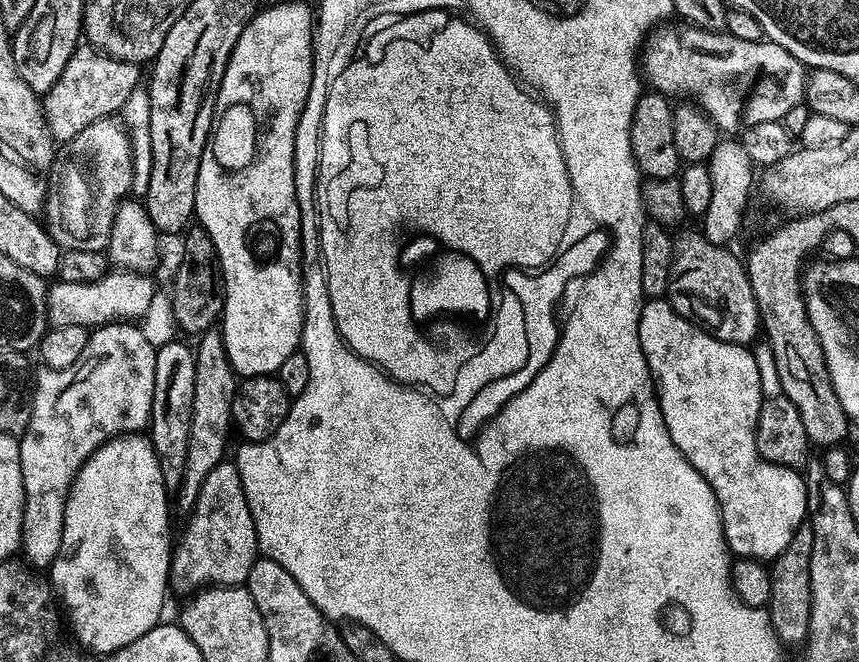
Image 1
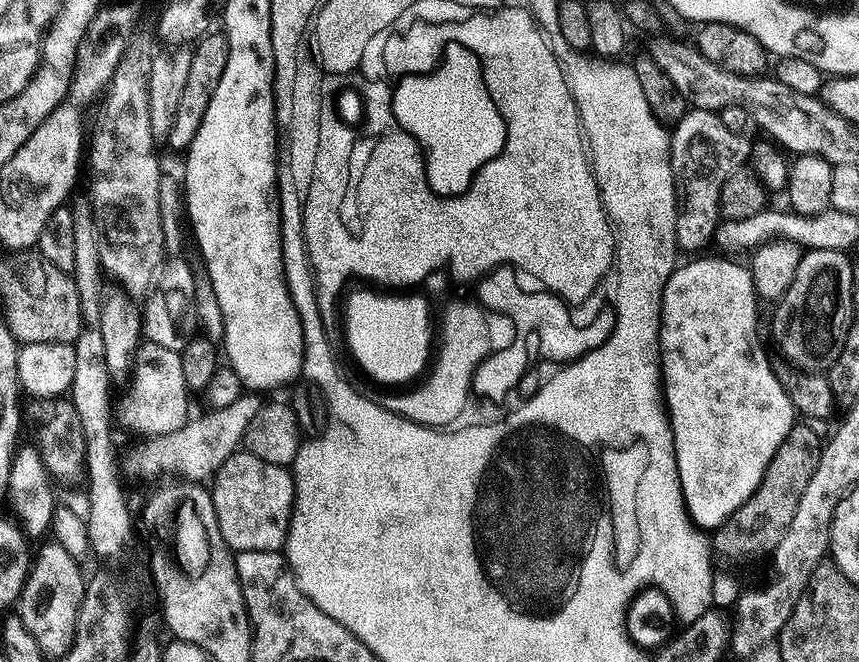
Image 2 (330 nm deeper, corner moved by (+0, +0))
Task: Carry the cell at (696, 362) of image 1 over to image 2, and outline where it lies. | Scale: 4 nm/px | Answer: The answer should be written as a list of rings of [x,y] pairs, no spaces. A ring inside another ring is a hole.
[[[719,255],[708,256],[705,260],[694,260],[698,258],[692,258],[689,264],[681,263],[670,274],[670,278],[666,282],[664,287],[664,293],[662,294],[662,302],[660,303],[660,371],[662,373],[662,400],[666,405],[666,417],[672,431],[672,445],[676,451],[676,469],[680,475],[680,489],[684,495],[684,500],[692,500],[692,496],[744,496],[750,498],[750,494],[754,494],[754,490],[758,486],[758,482],[762,482],[762,478],[766,474],[766,466],[770,466],[770,458],[774,458],[774,450],[778,450],[778,446],[782,446],[782,442],[786,438],[786,434],[790,434],[793,424],[797,423],[798,413],[795,408],[792,407],[792,399],[788,397],[788,389],[785,381],[779,380],[776,377],[776,372],[772,369],[772,364],[768,361],[768,356],[764,353],[764,348],[760,345],[760,332],[756,329],[756,304],[758,305],[758,297],[756,295],[756,287],[752,281],[752,273],[747,267],[744,268],[740,264],[735,264],[735,259],[721,258]]]

